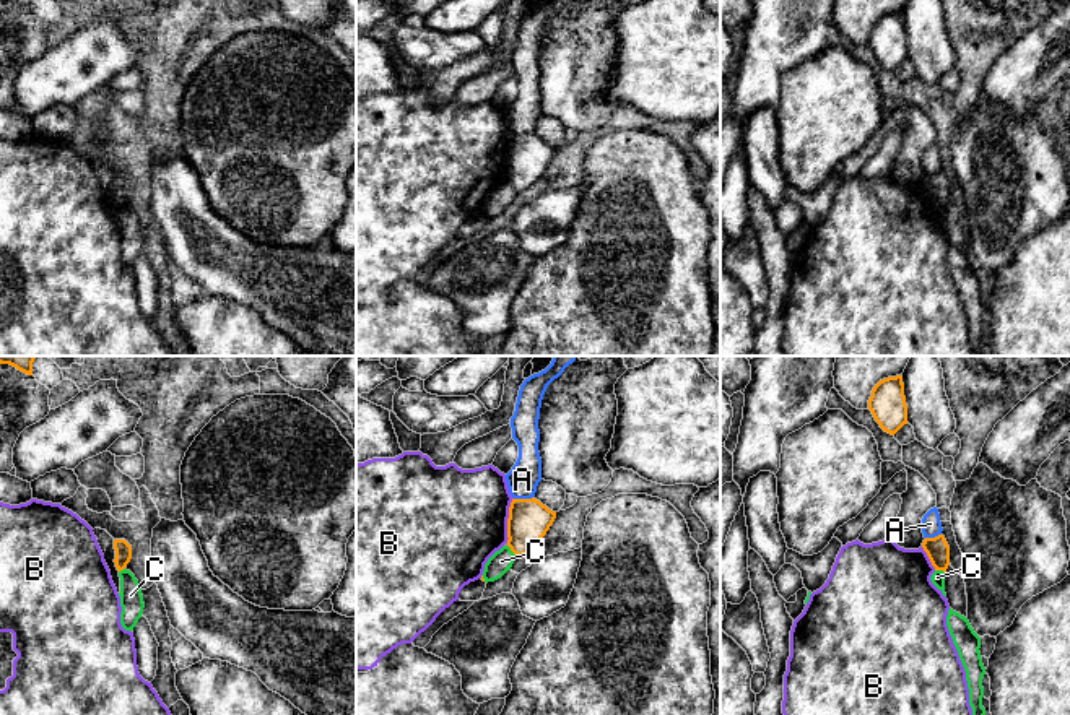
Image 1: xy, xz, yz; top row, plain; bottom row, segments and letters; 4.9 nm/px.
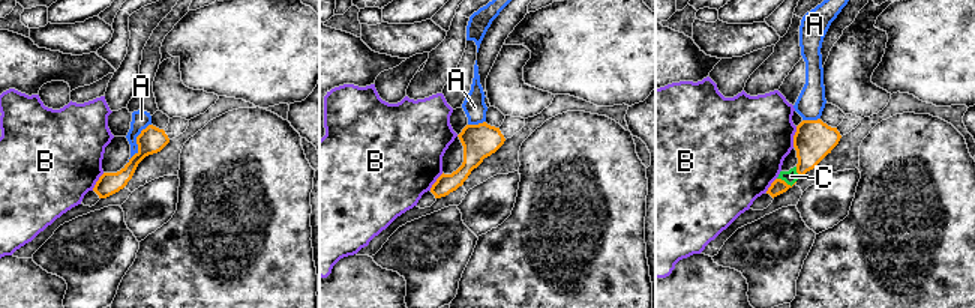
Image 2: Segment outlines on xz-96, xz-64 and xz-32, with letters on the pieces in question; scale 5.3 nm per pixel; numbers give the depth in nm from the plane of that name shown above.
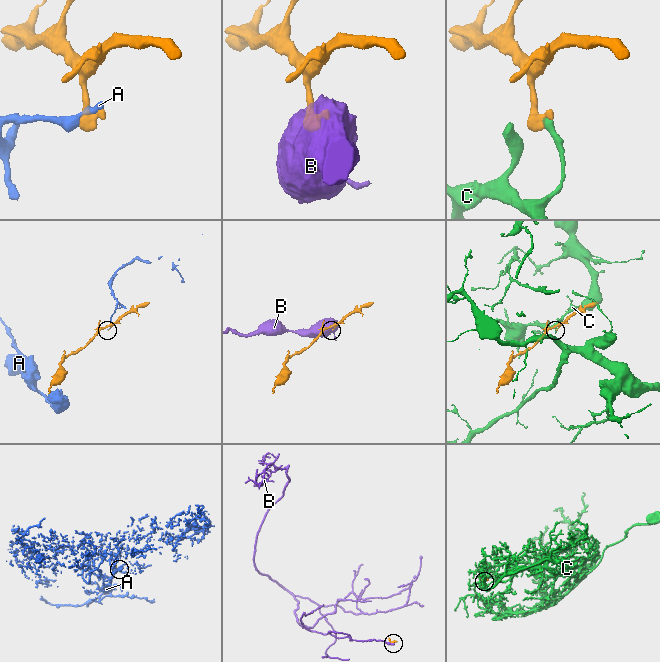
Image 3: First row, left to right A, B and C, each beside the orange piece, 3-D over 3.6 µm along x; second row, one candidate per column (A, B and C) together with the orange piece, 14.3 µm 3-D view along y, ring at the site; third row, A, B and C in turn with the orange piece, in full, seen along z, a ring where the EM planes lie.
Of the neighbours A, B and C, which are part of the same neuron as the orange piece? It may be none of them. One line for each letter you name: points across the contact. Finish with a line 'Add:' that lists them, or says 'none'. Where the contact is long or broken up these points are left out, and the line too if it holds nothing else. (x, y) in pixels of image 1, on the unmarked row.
Add: none

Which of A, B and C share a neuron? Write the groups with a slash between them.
A / B / C

